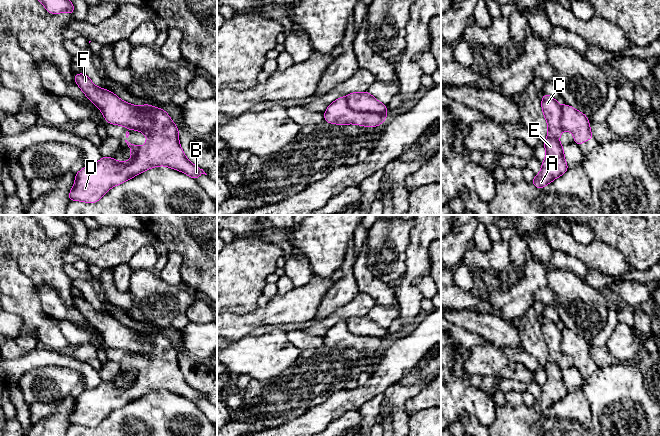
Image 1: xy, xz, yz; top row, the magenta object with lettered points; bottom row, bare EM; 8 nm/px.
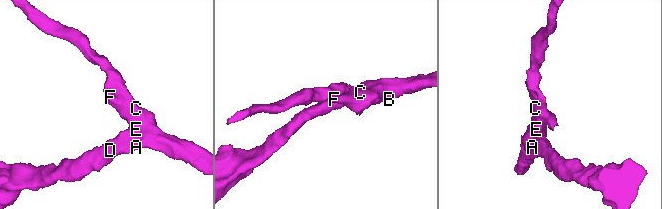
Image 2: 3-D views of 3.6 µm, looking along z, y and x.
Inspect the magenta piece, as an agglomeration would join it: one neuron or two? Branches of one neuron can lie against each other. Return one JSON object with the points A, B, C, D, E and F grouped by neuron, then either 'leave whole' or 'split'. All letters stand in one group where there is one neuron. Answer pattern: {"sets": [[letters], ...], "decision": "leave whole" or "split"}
{"sets": [["A", "B", "C", "D", "E"], ["F"]], "decision": "split"}

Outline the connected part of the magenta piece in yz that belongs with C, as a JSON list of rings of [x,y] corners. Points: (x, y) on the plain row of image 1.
[[[547,317],[543,318],[541,330],[544,342],[548,348],[548,358],[544,365],[546,381],[542,385],[540,397],[535,399],[531,405],[538,413],[543,413],[553,404],[565,398],[569,393],[564,381],[564,371],[559,365],[563,355],[560,350],[562,330]]]

